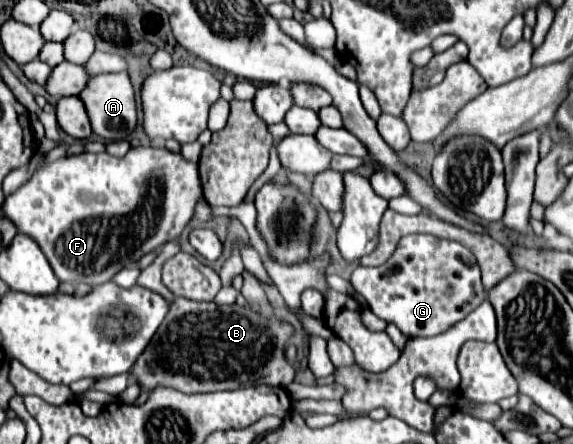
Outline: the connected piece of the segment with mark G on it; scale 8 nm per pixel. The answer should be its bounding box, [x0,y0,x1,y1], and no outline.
[350,234,486,338]

